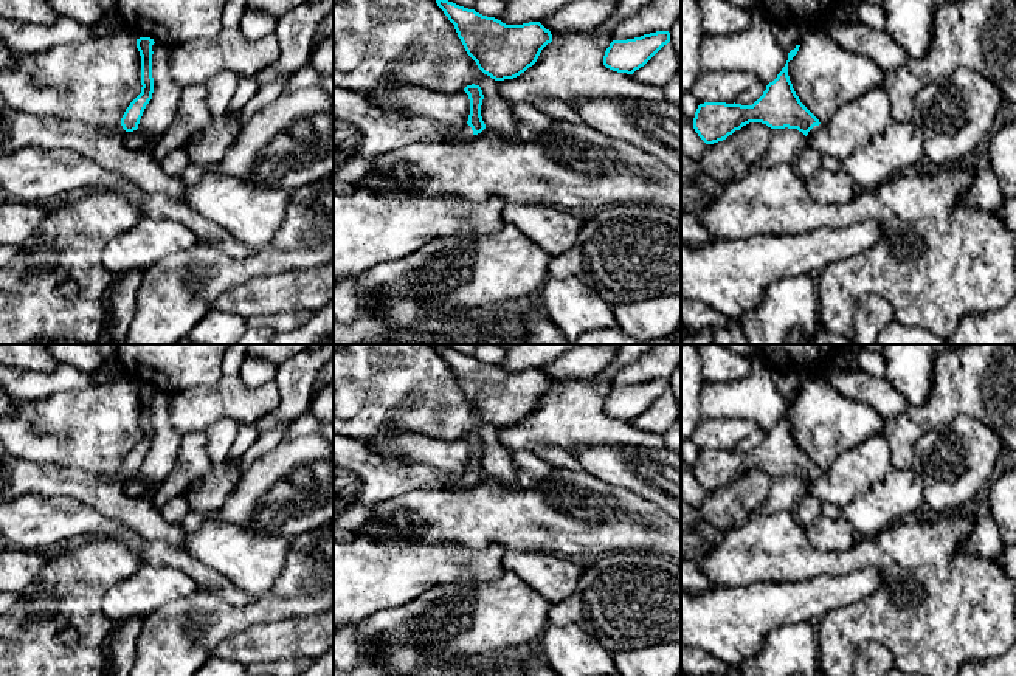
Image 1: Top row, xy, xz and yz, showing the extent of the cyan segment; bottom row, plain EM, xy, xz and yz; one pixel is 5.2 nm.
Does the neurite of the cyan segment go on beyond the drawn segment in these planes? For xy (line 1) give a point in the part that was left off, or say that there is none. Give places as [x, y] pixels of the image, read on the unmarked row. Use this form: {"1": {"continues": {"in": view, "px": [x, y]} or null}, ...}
{"1": {"continues": {"in": "xy", "px": [19, 476]}}}

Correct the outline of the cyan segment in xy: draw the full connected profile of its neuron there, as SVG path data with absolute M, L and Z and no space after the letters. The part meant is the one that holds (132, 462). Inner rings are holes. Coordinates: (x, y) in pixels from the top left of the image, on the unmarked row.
M137 386L141 403L141 440L126 456L121 471L113 476L95 476L79 467L36 464L16 457L0 443L0 504L20 496L65 496L118 519L146 541L166 541L183 546L186 532L169 524L154 507L150 498L133 499L124 491L127 479L138 476L140 467L154 440L154 386Z

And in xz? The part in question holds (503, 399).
M436 346L454 372L467 402L495 428L513 426L532 414L552 381L540 369L506 372L475 357Z

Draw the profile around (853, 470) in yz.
M873 434L858 447L842 451L819 478L805 484L822 504L845 505L881 481L889 468L890 447L883 434Z

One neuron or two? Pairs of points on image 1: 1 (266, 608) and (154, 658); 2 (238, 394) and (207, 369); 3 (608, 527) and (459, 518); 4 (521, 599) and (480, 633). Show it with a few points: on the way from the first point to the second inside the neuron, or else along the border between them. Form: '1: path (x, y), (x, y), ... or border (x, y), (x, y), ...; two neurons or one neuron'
1: path (233, 616), (196, 616), (188, 608), (179, 625); one neuron
2: border (224, 374), (213, 383), (183, 389); two neurons
3: path (571, 520), (497, 518); one neuron
4: path (511, 610), (498, 614), (490, 622); one neuron

